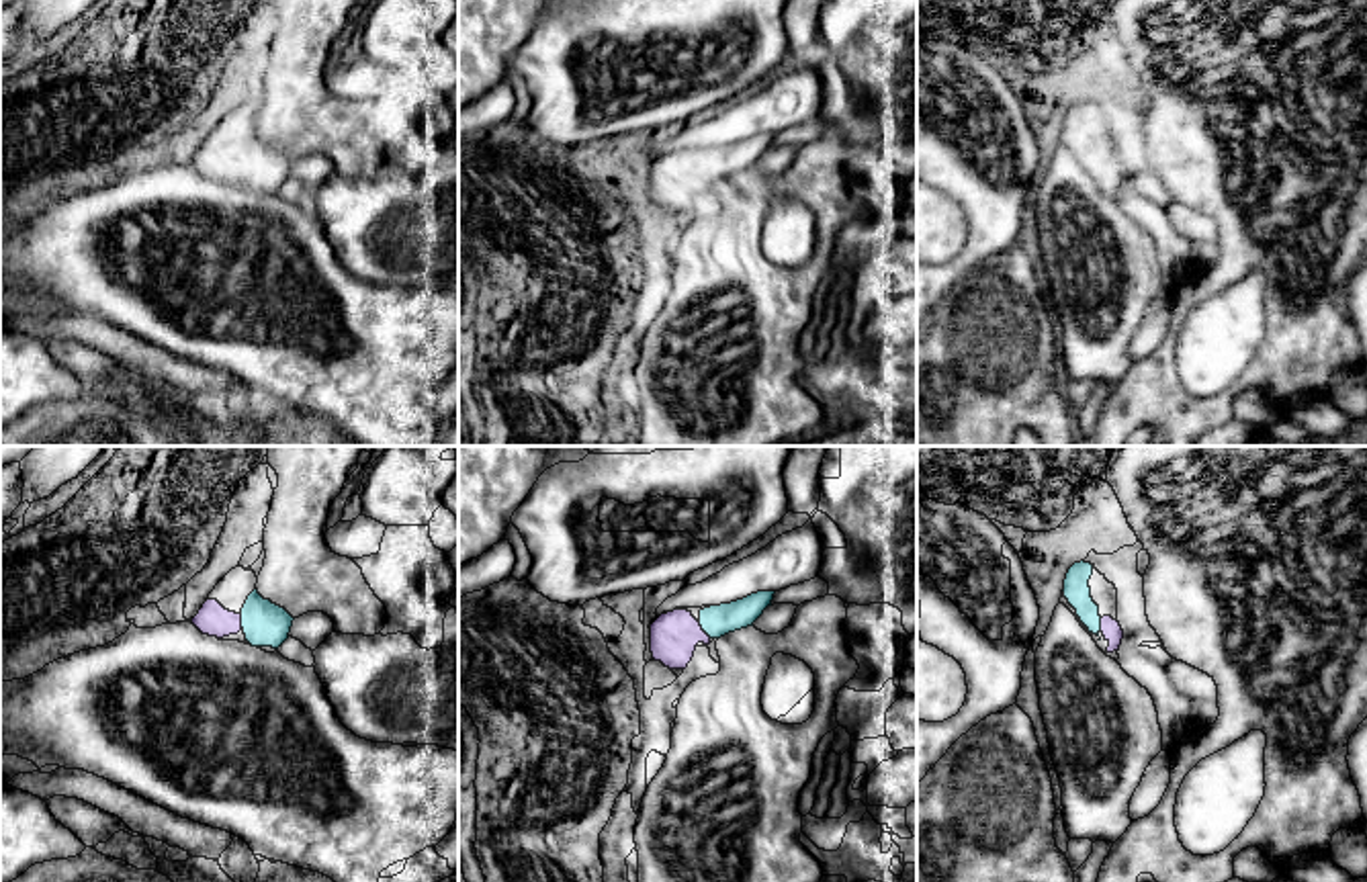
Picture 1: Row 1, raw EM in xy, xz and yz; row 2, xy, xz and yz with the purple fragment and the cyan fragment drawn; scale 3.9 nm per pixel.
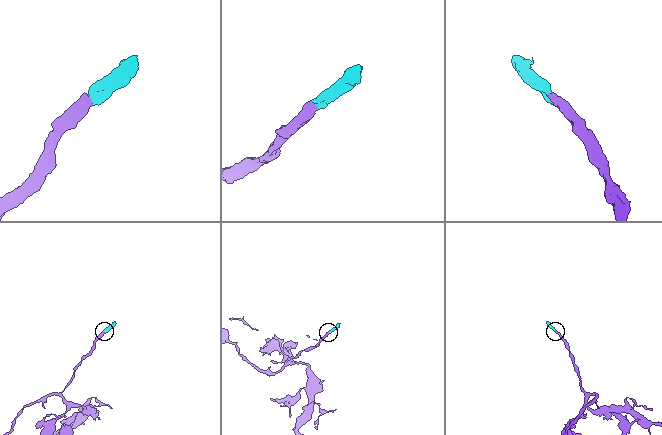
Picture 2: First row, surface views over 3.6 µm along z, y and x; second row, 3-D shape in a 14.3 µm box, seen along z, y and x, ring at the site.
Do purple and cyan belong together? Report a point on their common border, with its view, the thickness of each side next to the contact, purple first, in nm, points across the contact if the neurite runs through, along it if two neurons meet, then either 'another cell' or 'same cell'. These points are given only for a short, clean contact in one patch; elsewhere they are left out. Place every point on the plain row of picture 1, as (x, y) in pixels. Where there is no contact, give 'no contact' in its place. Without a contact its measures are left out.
contact xz (702, 172); calibres 190 and 130 nm; way xz (674, 177), (680, 172), (702, 172), (717, 162); same cell

